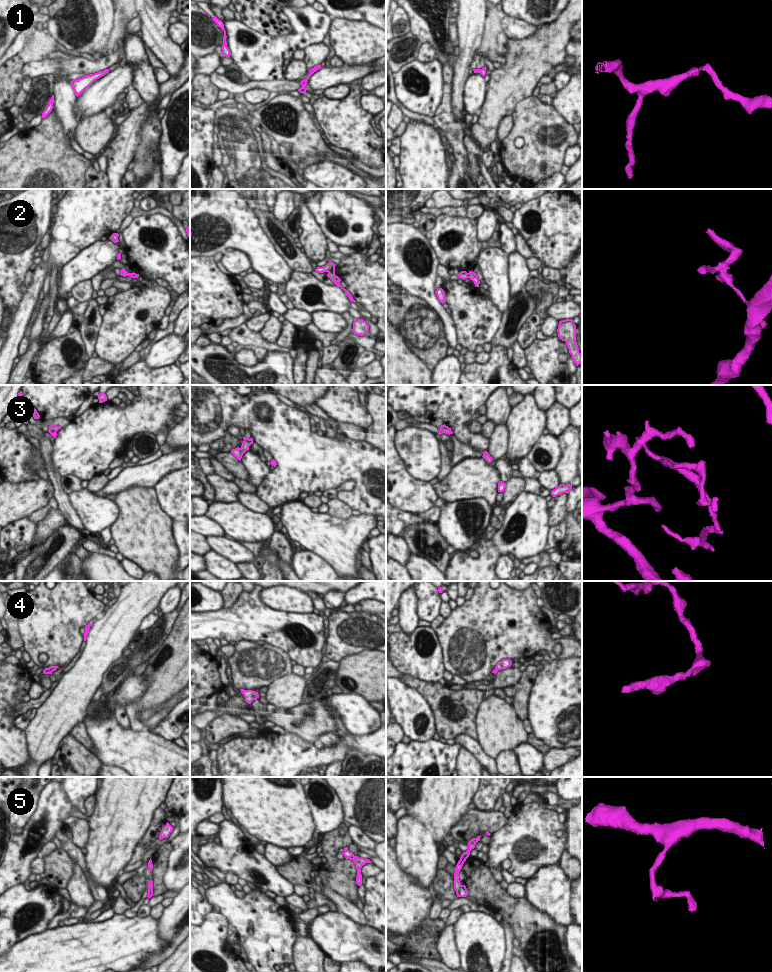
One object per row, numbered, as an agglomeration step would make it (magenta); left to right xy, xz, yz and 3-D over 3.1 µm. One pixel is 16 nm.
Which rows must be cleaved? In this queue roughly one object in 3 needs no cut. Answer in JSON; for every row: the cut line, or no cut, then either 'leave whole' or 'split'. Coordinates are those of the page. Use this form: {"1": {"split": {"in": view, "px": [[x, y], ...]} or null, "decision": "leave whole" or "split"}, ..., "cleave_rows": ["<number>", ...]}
{"1": {"split": {"in": "yz", "px": [[479, 69], [480, 72]]}, "decision": "split"}, "2": {"split": {"in": "xz", "px": [[334, 270], [328, 272]]}, "decision": "split"}, "3": {"split": {"in": "xz", "px": [[244, 439], [251, 441]]}, "decision": "split"}, "4": {"split": {"in": "xy", "px": [[48, 668], [52, 671]]}, "decision": "split"}, "5": {"split": {"in": "yz", "px": [[461, 885], [459, 896]]}, "decision": "split"}, "cleave_rows": ["1", "2", "3", "4", "5"]}

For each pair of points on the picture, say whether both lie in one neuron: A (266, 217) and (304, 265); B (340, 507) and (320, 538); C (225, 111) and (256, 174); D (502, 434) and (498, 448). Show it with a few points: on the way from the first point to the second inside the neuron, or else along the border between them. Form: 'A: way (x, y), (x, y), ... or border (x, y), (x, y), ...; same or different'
A: way (278, 228), (282, 231), (284, 239), (296, 253); same
B: border (327, 512), (342, 518), (348, 518), (352, 515); different
C: way (231, 127), (241, 145), (244, 158); same
D: way (499, 437), (498, 445); same

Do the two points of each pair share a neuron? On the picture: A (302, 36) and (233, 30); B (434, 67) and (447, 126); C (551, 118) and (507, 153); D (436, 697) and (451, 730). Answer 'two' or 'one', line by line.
A: one
B: two
C: one
D: one

